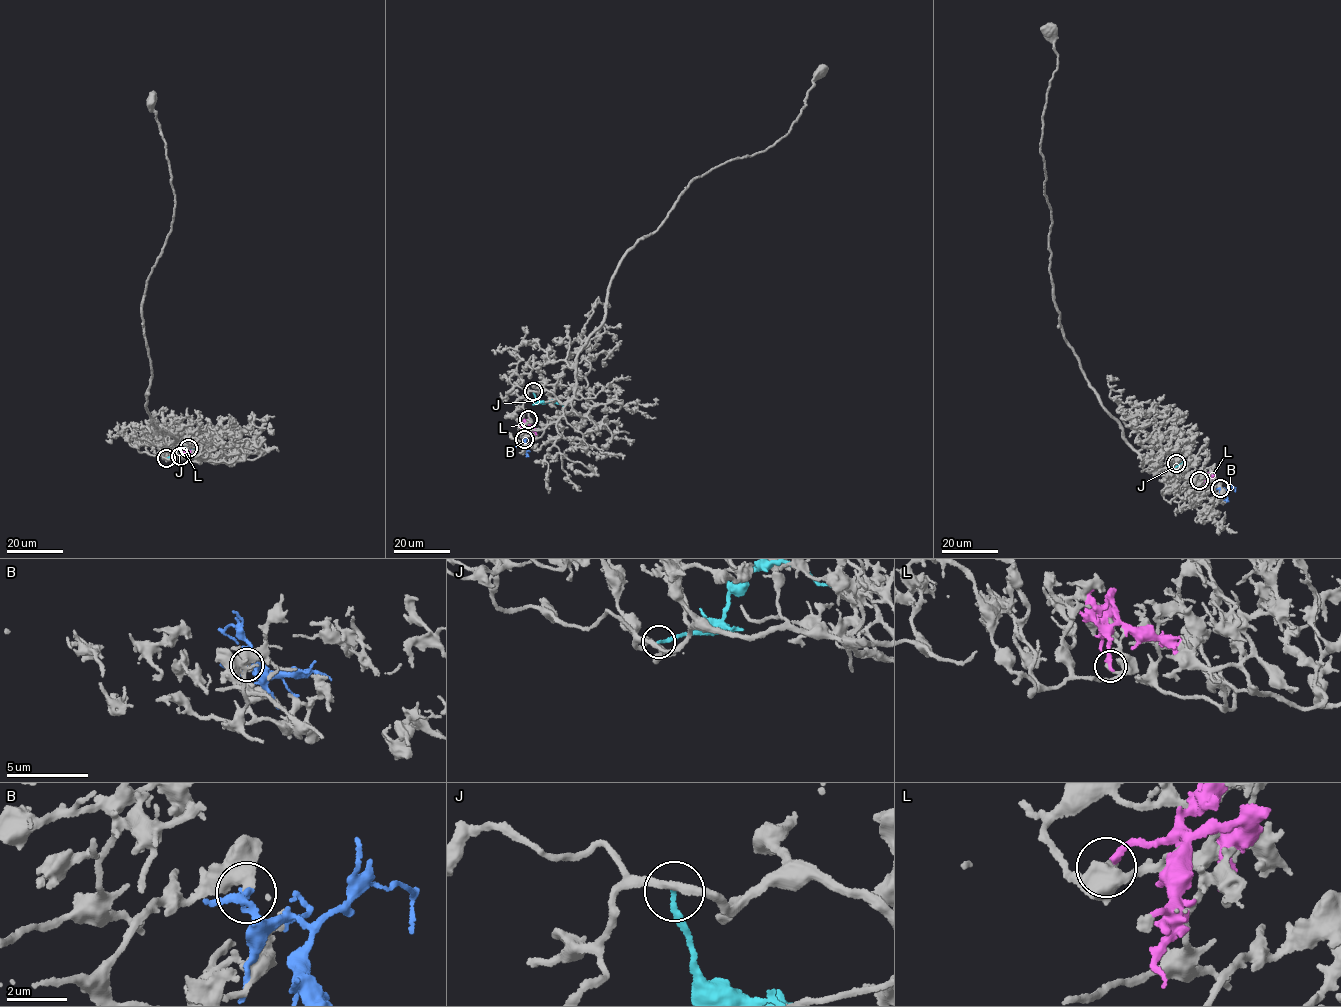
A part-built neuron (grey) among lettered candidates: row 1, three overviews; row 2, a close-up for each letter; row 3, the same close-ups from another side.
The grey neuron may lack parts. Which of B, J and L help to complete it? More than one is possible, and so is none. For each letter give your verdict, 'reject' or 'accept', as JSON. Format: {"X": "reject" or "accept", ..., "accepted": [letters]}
{"B": "reject", "J": "reject", "L": "reject", "accepted": []}

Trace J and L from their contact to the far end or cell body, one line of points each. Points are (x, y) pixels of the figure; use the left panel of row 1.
J: (167, 458), (189, 444), (198, 449)
L: (179, 456), (181, 449), (196, 456)

